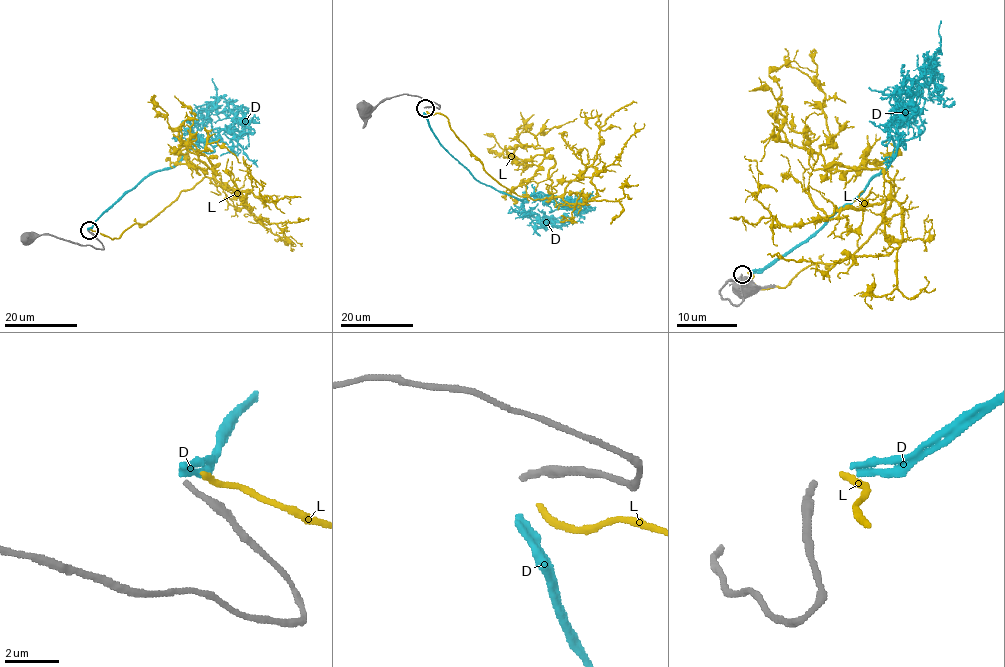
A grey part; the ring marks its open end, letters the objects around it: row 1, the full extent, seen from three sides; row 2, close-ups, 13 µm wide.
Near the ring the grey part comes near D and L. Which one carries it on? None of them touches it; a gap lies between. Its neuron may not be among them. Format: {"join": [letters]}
{"join": ["L"]}

